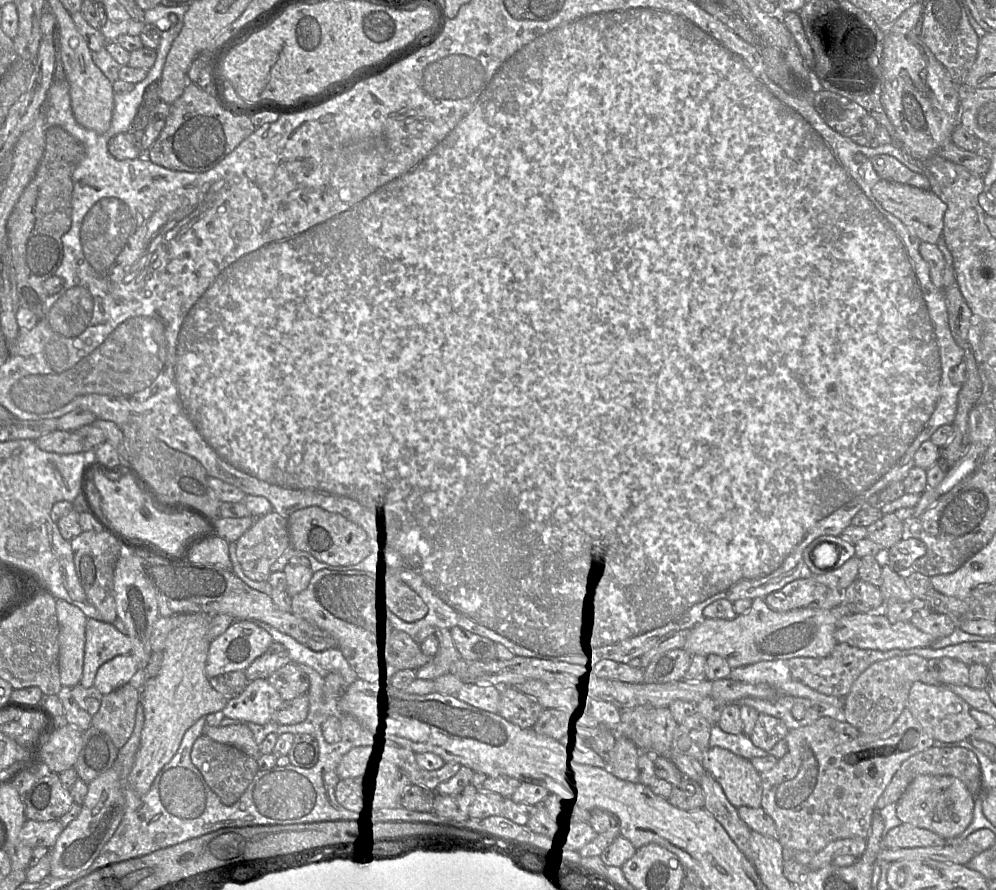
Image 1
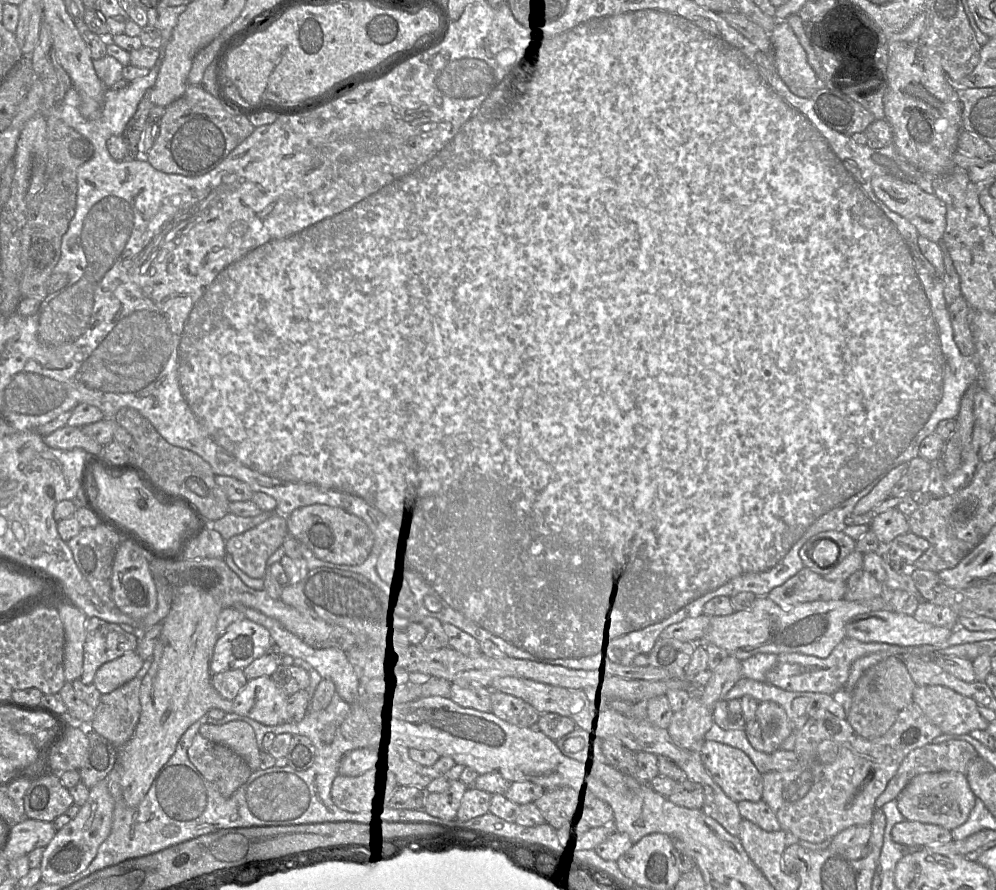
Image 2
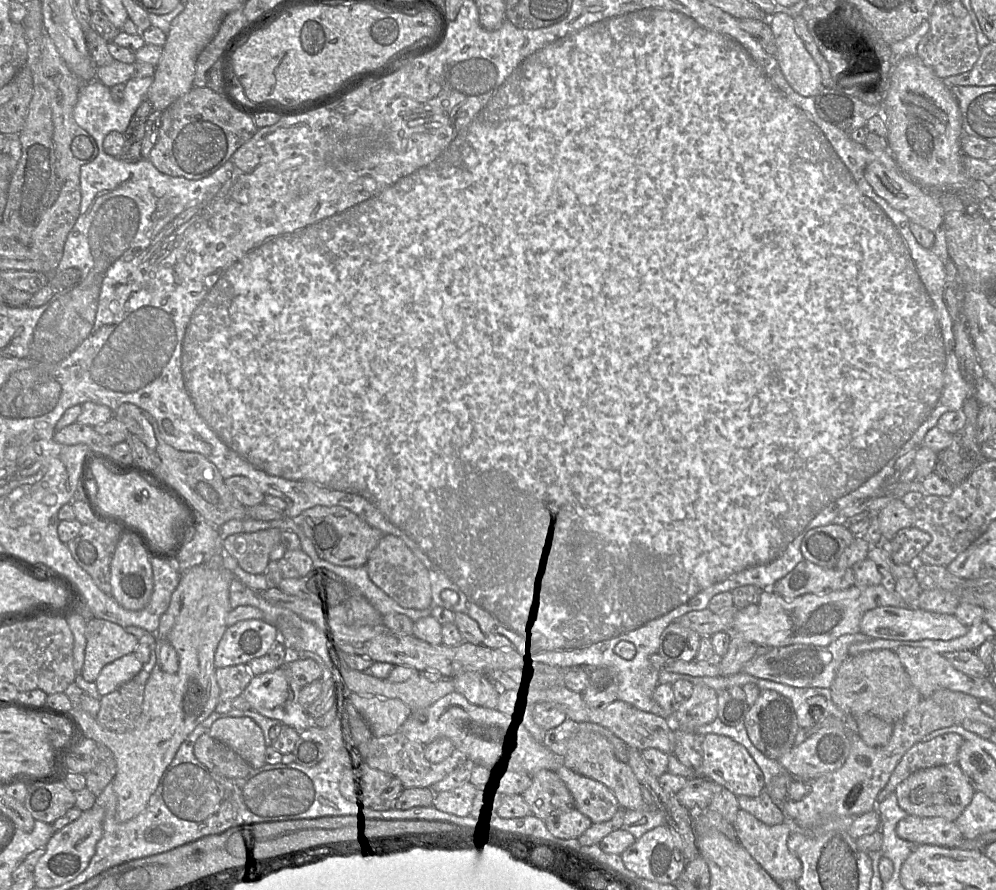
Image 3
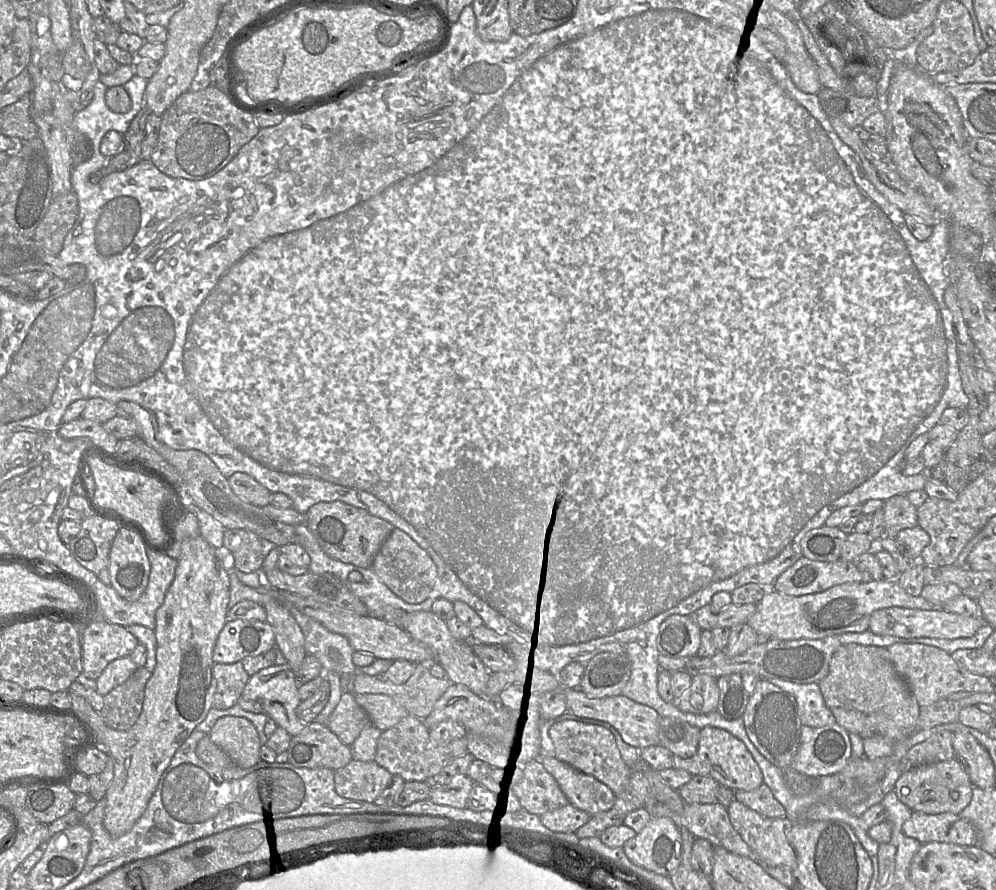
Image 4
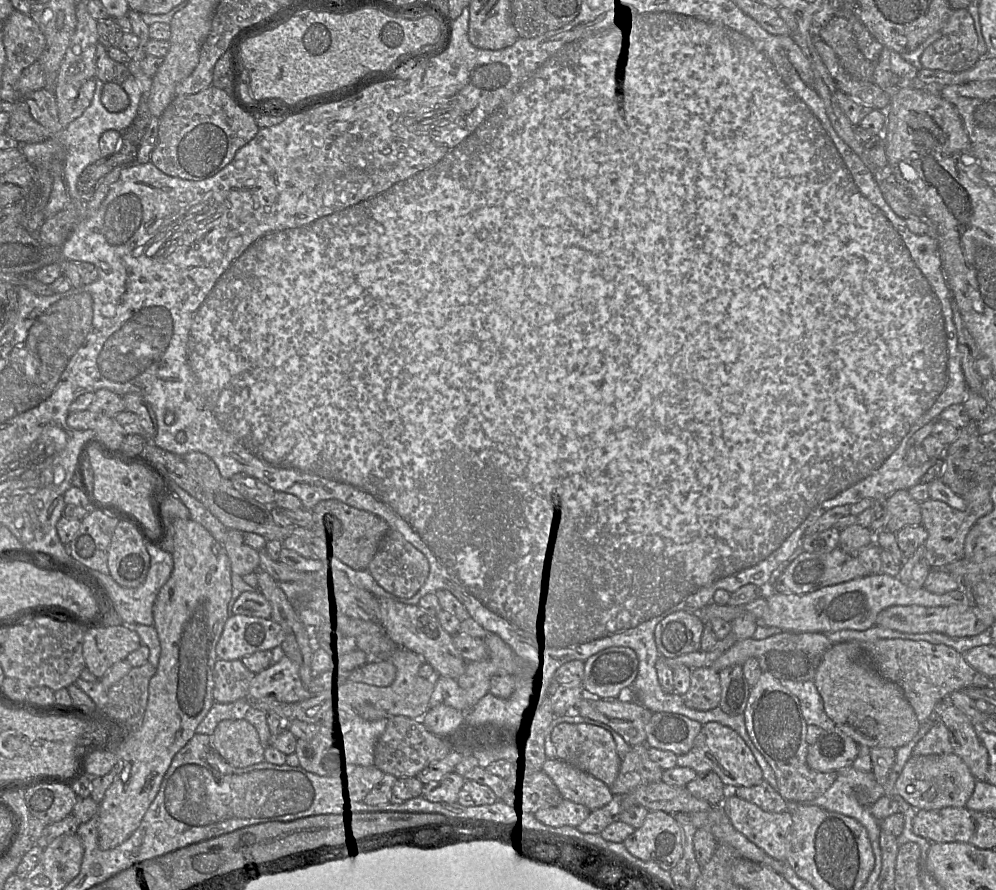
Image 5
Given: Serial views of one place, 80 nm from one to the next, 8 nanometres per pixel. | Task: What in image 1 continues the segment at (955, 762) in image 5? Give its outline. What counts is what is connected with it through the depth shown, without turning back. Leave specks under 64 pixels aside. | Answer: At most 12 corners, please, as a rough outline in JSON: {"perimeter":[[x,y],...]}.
{"perimeter":[[921,774],[897,802],[902,823],[951,839],[975,799],[954,776]]}

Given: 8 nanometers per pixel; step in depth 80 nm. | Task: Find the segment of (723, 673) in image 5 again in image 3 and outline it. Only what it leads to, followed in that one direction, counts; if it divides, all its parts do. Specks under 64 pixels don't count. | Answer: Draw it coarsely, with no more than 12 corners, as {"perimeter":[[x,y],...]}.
{"perimeter":[[744,690],[718,693],[717,716],[728,726],[744,723],[749,709]]}

